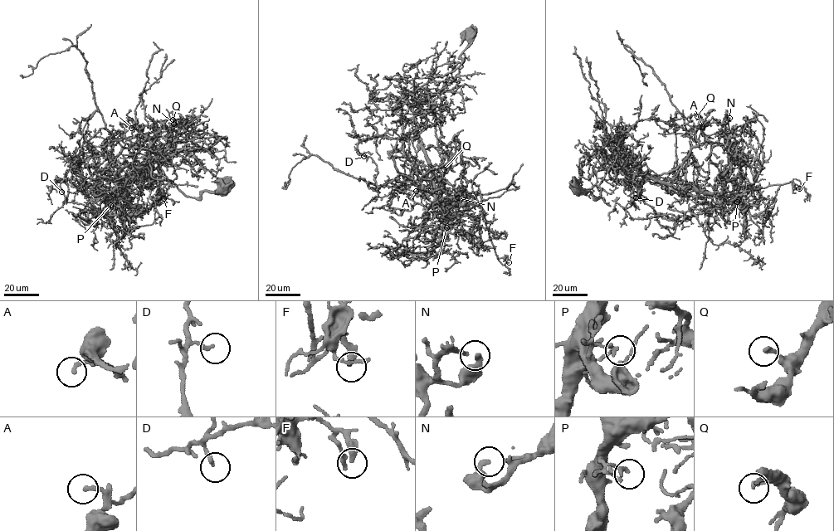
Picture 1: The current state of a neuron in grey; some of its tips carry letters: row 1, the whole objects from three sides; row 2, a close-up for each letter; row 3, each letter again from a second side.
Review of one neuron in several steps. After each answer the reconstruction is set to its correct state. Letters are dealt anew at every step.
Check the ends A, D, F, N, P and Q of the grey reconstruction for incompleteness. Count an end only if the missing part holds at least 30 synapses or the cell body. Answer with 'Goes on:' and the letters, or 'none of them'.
Goes on: none of them

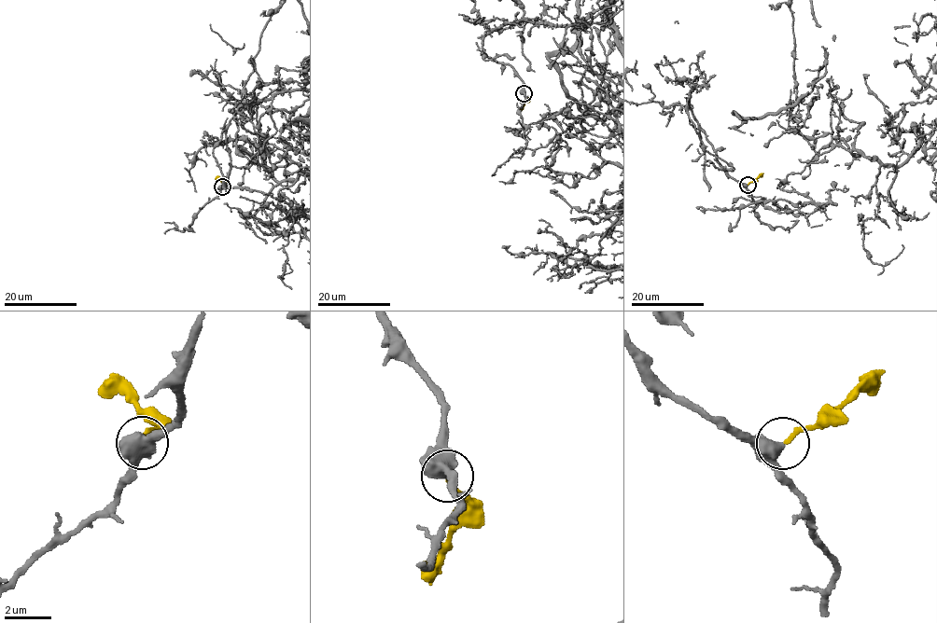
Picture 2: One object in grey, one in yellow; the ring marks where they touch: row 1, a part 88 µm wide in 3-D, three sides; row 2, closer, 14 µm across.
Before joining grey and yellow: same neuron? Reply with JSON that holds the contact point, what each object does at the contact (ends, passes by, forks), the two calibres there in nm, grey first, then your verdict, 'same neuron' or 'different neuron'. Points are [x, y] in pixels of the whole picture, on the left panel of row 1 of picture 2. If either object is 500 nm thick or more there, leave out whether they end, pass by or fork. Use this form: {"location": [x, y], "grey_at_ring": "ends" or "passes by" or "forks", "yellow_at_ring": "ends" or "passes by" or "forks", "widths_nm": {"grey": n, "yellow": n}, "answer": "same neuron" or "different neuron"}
{"location": [222, 186], "grey_at_ring": "passes by", "yellow_at_ring": "ends", "widths_nm": {"grey": 460, "yellow": 190}, "answer": "same neuron"}

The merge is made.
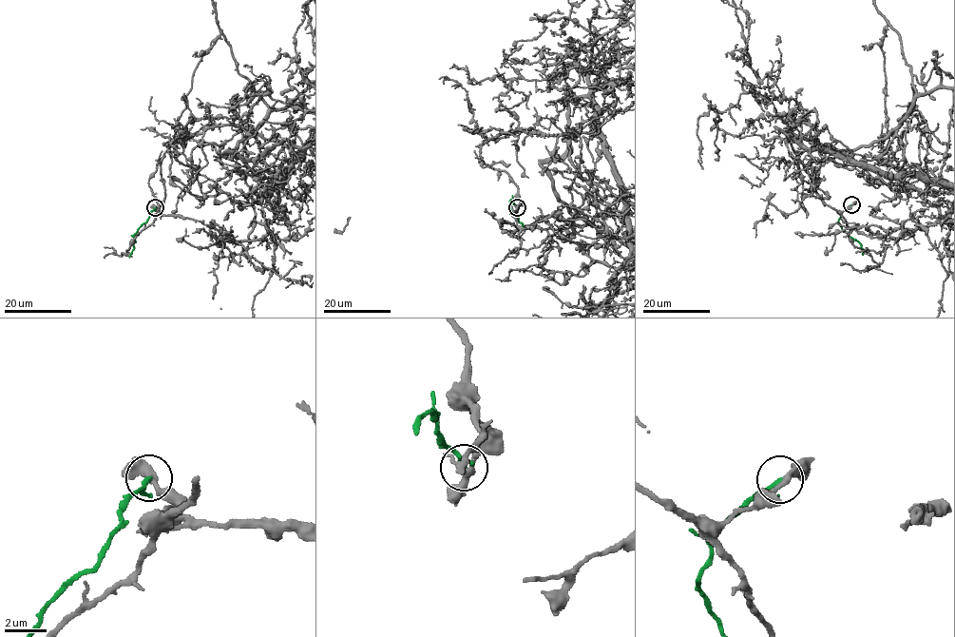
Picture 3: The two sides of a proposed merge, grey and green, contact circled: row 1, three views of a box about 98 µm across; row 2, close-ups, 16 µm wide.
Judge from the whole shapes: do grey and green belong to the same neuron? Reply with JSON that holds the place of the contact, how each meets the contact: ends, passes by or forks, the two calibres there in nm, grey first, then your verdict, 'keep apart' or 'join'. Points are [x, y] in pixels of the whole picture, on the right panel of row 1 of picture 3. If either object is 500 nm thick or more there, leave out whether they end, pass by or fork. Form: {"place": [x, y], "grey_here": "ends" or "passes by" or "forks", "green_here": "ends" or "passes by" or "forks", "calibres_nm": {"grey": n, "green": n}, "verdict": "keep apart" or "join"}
{"place": [851, 204], "grey_here": "passes by", "green_here": "passes by", "calibres_nm": {"grey": 320, "green": 130}, "verdict": "keep apart"}

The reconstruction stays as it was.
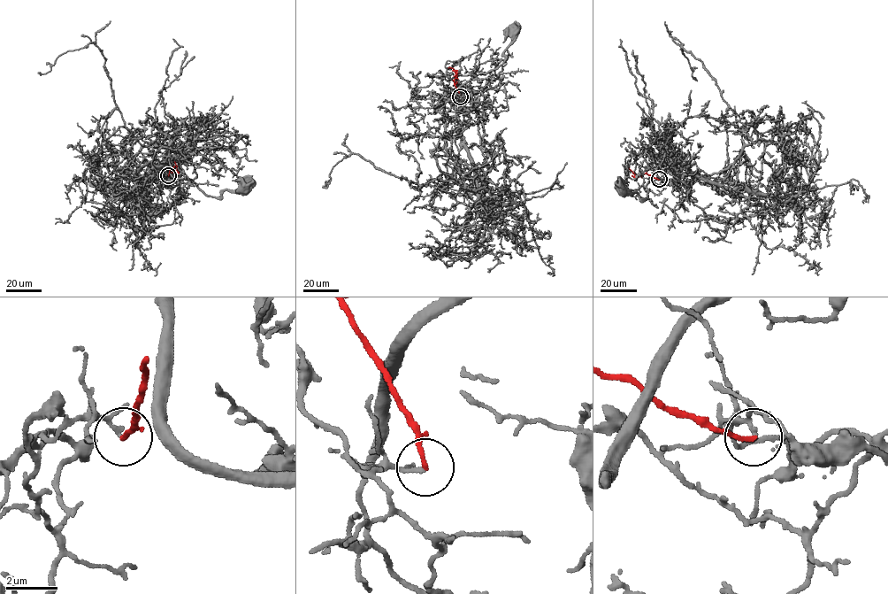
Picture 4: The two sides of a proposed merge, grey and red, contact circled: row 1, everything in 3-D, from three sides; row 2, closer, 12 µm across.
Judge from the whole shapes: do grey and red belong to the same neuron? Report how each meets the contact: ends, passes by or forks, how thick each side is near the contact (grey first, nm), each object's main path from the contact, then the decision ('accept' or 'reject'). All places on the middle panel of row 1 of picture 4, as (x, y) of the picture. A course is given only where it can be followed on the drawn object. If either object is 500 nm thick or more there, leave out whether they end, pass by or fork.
grey passes by; red ends; calibres 100 and 170 nm; course grey (460, 96), (456, 96), (456, 101), (464, 110), (457, 111), (459, 87), (501, 64), (514, 32); course red (460, 96), (454, 84), (455, 71), (448, 68); reject

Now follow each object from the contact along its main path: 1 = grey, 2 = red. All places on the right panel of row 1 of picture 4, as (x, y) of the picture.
1: (659, 179), (672, 180), (673, 166), (666, 164), (654, 172), (646, 187), (646, 198), (623, 189)
2: (659, 179), (646, 173), (635, 176), (629, 166)

